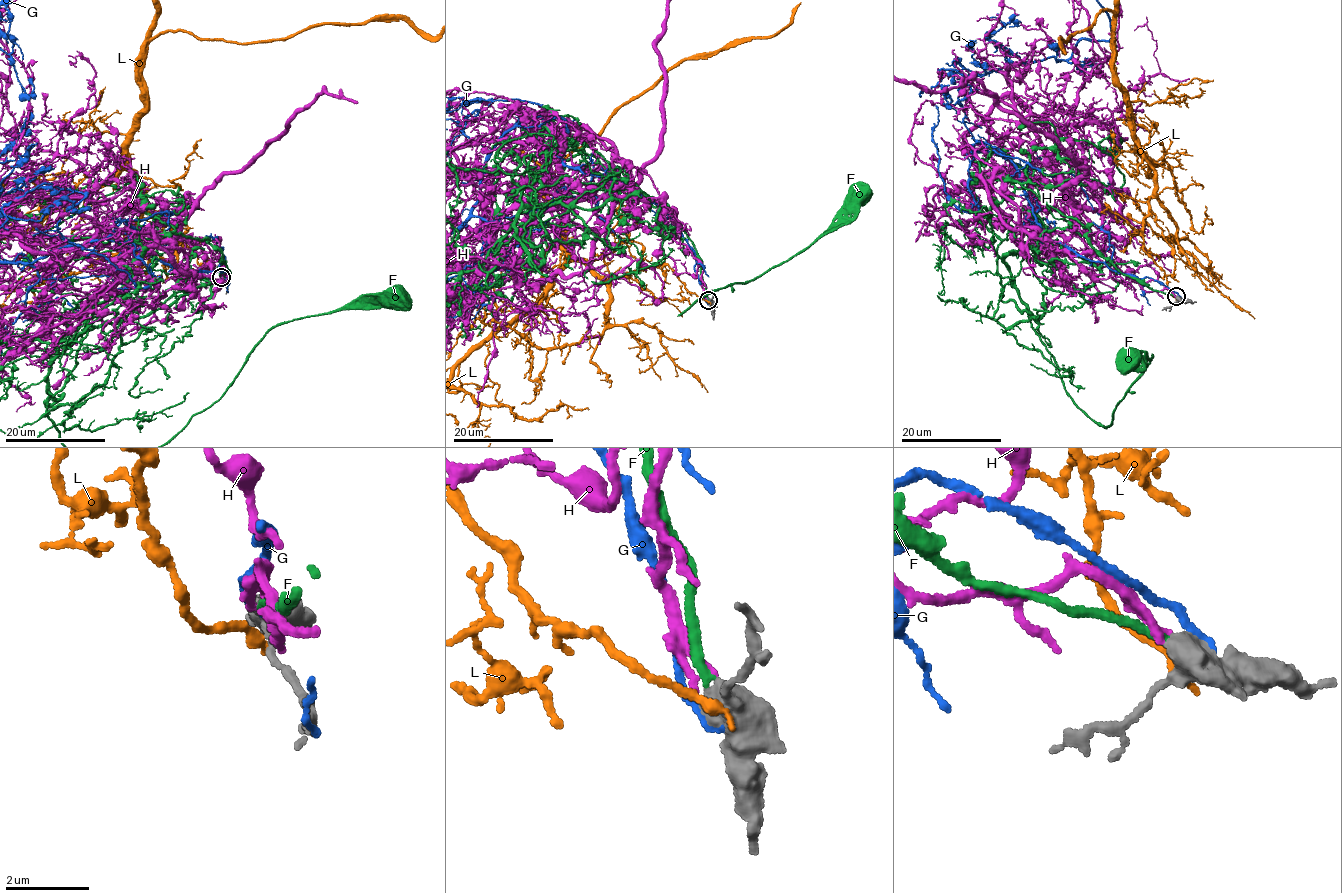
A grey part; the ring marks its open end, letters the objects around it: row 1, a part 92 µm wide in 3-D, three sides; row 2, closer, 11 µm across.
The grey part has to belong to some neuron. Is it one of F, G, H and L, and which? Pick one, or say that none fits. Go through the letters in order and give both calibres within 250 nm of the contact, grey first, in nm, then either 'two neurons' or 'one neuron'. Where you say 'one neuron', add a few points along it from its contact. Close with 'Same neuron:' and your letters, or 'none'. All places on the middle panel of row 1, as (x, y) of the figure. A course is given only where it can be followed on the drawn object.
F: 440/180 nm | one neuron
G: 480/160 nm | two neurons
H: 440/170 nm | two neurons
L: 500/280 nm | two neurons
Same neuron: F

